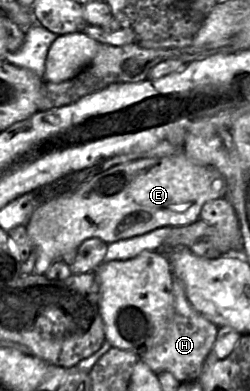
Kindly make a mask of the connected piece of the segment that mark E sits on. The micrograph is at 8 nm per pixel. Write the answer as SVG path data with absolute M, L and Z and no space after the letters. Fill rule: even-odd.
M183 152L162 156L131 160L100 172L81 184L73 193L61 196L36 208L25 227L37 251L32 274L44 275L51 263L73 249L83 241L97 237L107 244L164 226L184 226L200 218L202 206L209 200L225 197L226 180L214 167L199 164L188 158Z

